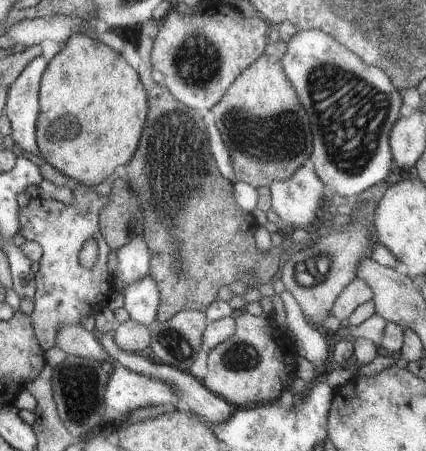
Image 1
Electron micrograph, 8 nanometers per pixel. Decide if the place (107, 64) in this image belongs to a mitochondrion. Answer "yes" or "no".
no

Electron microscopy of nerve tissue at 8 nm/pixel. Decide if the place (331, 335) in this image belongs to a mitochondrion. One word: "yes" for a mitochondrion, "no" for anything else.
no

